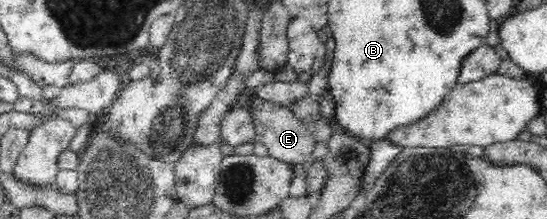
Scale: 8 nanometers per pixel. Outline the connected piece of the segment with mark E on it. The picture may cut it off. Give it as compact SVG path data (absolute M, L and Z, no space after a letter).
M254 92L243 100L242 105L248 106L252 113L252 119L254 119L254 125L256 125L254 142L264 144L268 149L268 155L289 164L292 168L302 166L306 170L306 196L309 196L314 202L317 201L326 180L328 180L328 171L326 171L324 161L316 159L312 155L317 141L314 139L314 134L308 129L308 125L302 123L292 113L291 108L273 104Z

